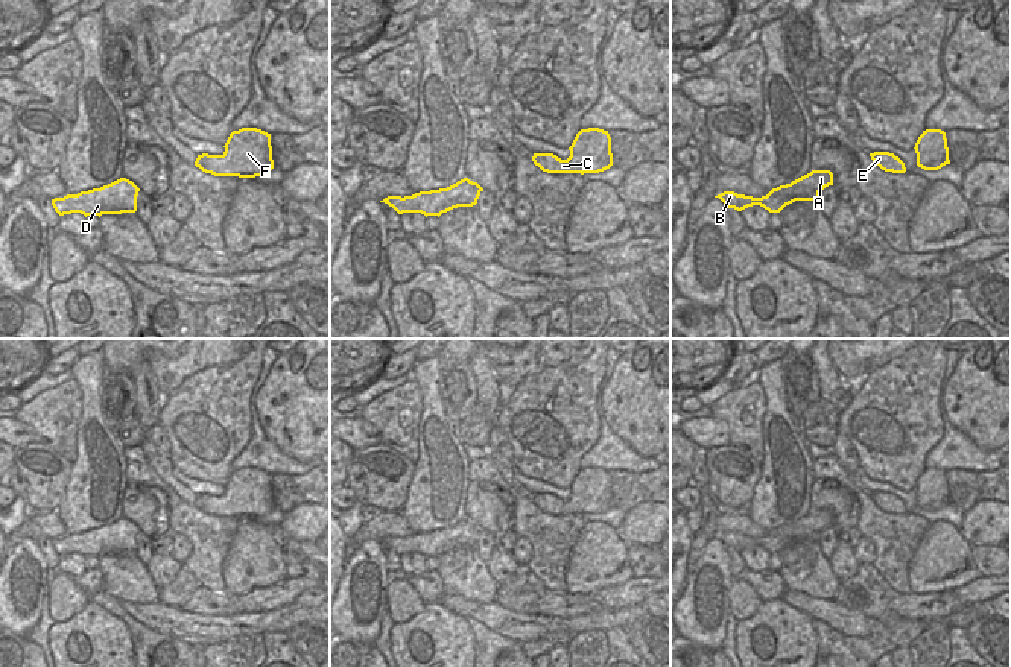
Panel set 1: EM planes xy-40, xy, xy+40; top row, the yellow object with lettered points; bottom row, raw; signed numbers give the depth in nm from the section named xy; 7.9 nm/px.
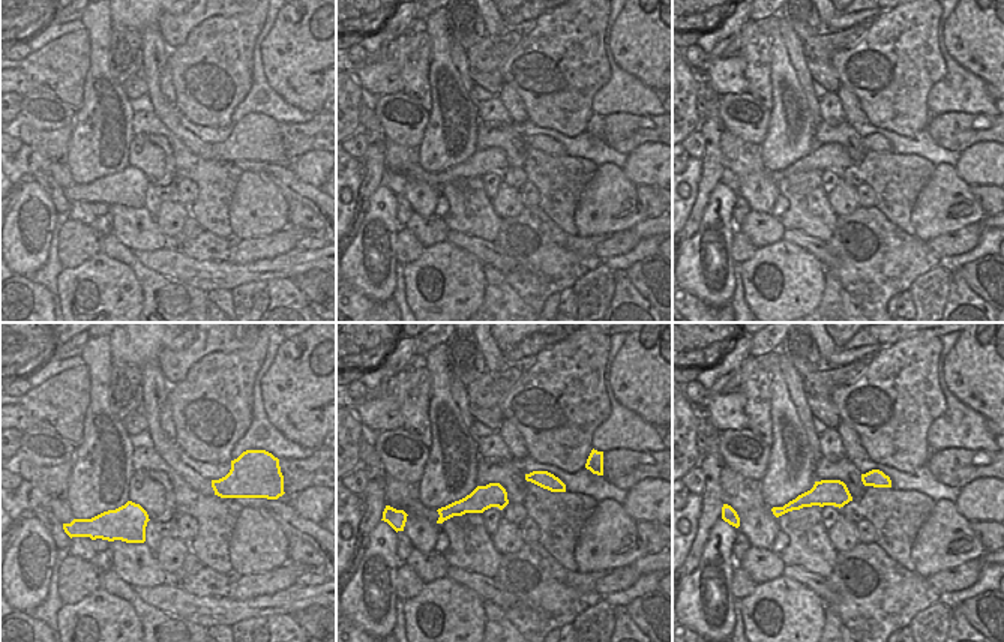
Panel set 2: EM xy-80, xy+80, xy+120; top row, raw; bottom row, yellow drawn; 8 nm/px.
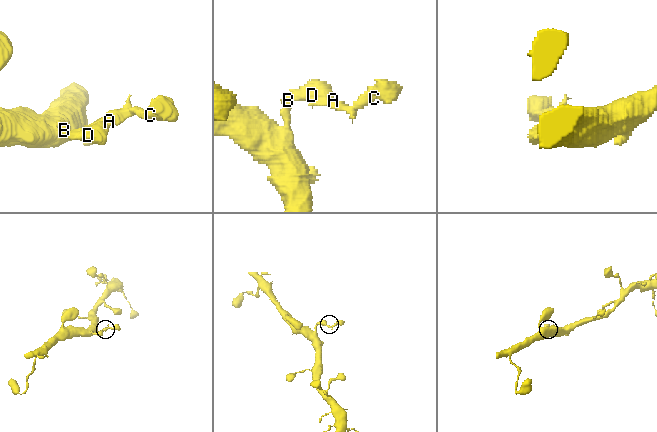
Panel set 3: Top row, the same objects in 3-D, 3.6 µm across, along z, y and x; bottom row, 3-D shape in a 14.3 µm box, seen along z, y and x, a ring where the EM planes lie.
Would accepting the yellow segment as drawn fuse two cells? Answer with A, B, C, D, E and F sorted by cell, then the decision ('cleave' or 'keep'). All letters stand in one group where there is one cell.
A C E F / B D | cleave

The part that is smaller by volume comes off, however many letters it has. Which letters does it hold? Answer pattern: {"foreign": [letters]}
{"foreign": ["A", "C", "E", "F"]}

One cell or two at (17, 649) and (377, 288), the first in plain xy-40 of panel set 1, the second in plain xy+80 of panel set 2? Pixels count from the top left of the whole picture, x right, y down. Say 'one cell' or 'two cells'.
two cells

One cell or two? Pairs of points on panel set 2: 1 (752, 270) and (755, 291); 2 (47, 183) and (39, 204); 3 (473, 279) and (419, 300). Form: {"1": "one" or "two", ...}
{"1": "one", "2": "two", "3": "one"}

